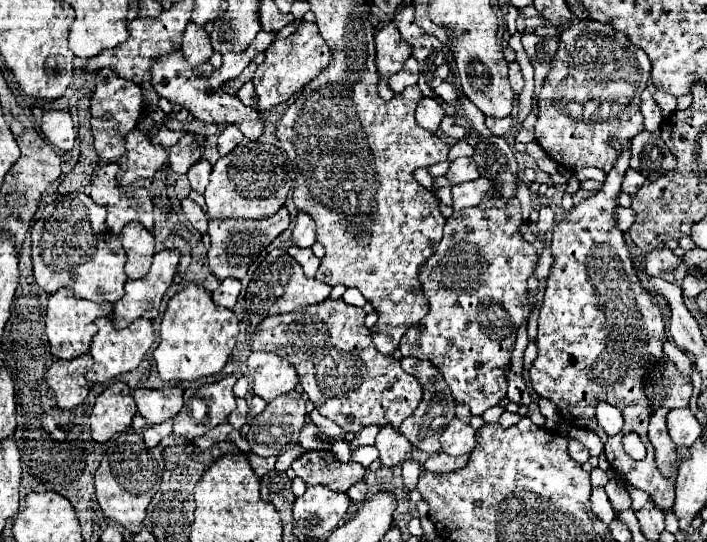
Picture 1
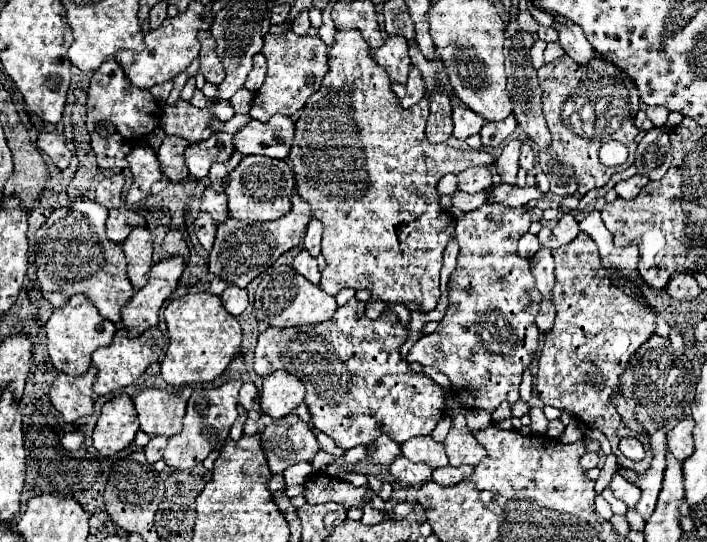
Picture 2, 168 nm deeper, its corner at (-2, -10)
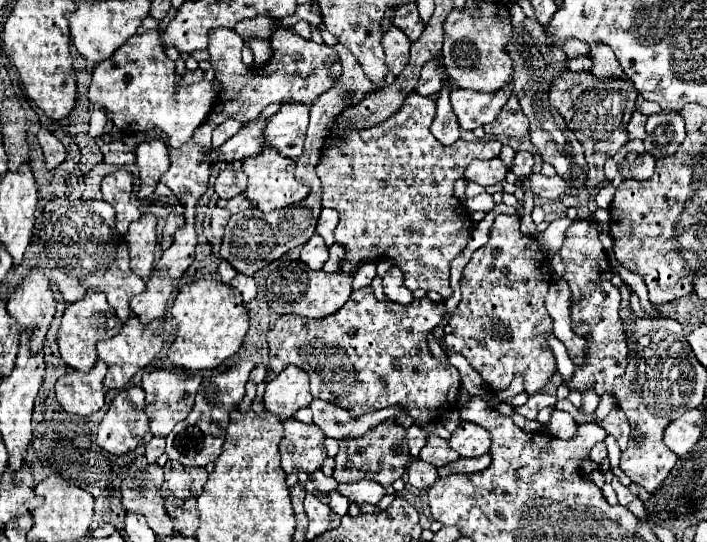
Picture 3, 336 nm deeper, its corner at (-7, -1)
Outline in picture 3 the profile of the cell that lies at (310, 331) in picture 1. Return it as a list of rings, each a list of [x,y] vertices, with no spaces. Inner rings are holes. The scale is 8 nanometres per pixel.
[[[364,287],[352,291],[346,305],[330,317],[306,319],[296,315],[282,315],[268,331],[268,367],[274,373],[280,373],[288,365],[304,369],[312,381],[312,395],[350,411],[352,417],[374,413],[392,405],[402,405],[404,411],[414,419],[414,425],[422,427],[426,423],[440,421],[446,411],[452,411],[456,405],[456,395],[460,391],[460,375],[456,367],[448,363],[438,363],[433,358],[426,340],[427,334],[436,328],[442,317],[444,303],[436,305],[428,297],[414,299],[410,305],[380,303],[374,297],[372,287]],[[406,353],[410,353],[410,365],[402,365],[402,357]]]

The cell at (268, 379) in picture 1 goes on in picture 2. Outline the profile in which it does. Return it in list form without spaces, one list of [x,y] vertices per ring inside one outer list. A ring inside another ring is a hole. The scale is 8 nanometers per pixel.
[[[277,370],[263,378],[261,412],[271,418],[283,418],[293,412],[305,398],[301,380],[285,370]]]

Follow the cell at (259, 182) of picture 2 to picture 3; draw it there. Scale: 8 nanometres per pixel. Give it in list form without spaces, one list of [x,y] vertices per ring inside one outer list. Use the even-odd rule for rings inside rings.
[[[264,147],[264,151],[260,155],[254,155],[254,157],[248,157],[242,161],[242,171],[248,175],[248,185],[242,191],[242,195],[264,213],[270,213],[270,211],[276,211],[276,209],[302,201],[308,195],[310,187],[306,187],[294,179],[294,167],[296,167],[294,159],[282,157],[282,155],[278,155],[278,151]]]

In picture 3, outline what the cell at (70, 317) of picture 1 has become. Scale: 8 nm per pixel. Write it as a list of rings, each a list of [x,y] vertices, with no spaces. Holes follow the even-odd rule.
[[[94,289],[86,291],[84,299],[70,303],[62,315],[62,325],[60,325],[56,337],[58,337],[58,347],[60,347],[60,355],[62,355],[64,363],[72,369],[88,373],[98,359],[96,357],[96,343],[100,339],[118,335],[120,329],[122,329],[122,323],[116,317],[114,309],[108,305],[106,295],[100,291],[94,291]]]

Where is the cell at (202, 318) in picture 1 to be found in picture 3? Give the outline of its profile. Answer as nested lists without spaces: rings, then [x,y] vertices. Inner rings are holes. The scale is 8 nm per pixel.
[[[194,281],[184,285],[174,303],[172,303],[172,317],[178,323],[176,339],[168,349],[168,359],[182,369],[200,371],[200,369],[214,369],[228,357],[232,357],[250,327],[248,313],[244,309],[240,293],[232,285],[224,285],[220,281]]]

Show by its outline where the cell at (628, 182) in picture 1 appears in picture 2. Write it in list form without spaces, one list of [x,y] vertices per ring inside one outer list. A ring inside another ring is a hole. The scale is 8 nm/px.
[[[635,174],[635,176],[631,176],[627,180],[621,180],[619,184],[615,184],[615,192],[621,198],[625,198],[625,200],[633,200],[647,182],[649,182],[649,178],[645,178],[643,174]]]

